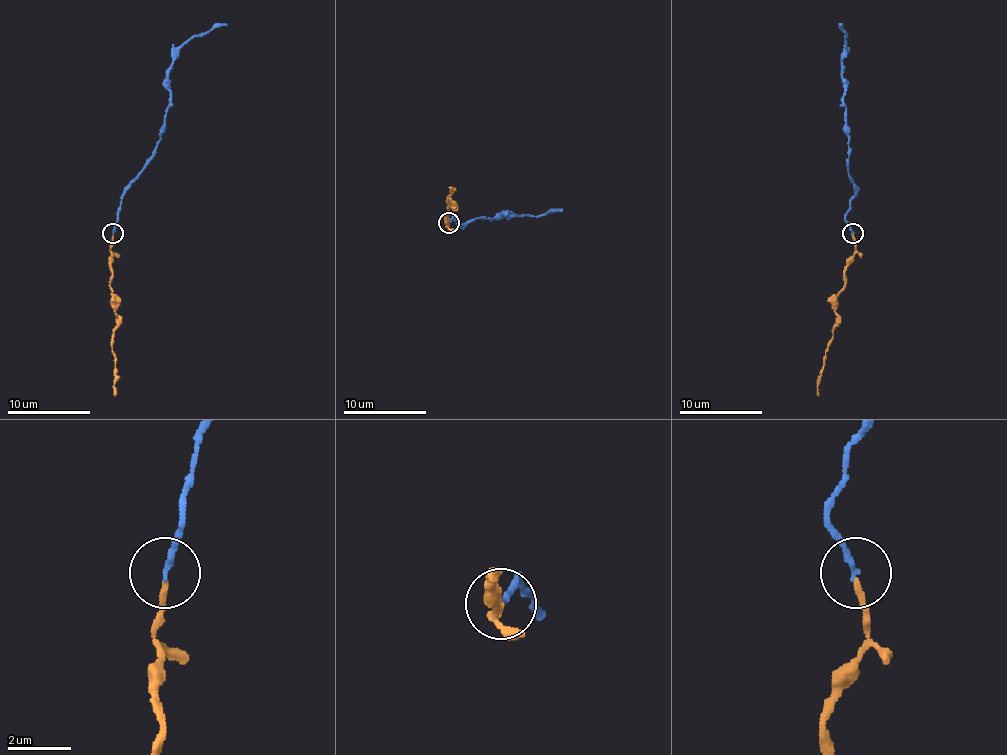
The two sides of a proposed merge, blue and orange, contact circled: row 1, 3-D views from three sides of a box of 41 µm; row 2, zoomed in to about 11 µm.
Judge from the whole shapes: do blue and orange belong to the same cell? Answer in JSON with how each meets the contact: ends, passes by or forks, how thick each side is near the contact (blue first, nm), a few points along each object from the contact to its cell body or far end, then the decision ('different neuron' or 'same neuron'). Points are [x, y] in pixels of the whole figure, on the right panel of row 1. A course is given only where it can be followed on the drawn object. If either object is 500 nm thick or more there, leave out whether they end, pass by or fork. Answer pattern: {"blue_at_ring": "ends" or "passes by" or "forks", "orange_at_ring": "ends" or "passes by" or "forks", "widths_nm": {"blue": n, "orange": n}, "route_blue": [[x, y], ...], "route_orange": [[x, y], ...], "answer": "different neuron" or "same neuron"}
{"blue_at_ring": "ends", "orange_at_ring": "ends", "widths_nm": {"blue": 180, "orange": 170}, "route_blue": [[853, 232], [845, 214], [855, 187], [849, 174], [849, 132], [843, 103], [847, 37], [841, 26]], "route_orange": [[853, 235], [855, 251], [845, 272], [845, 289], [836, 297], [834, 328], [824, 357], [818, 395]], "answer": "same neuron"}

